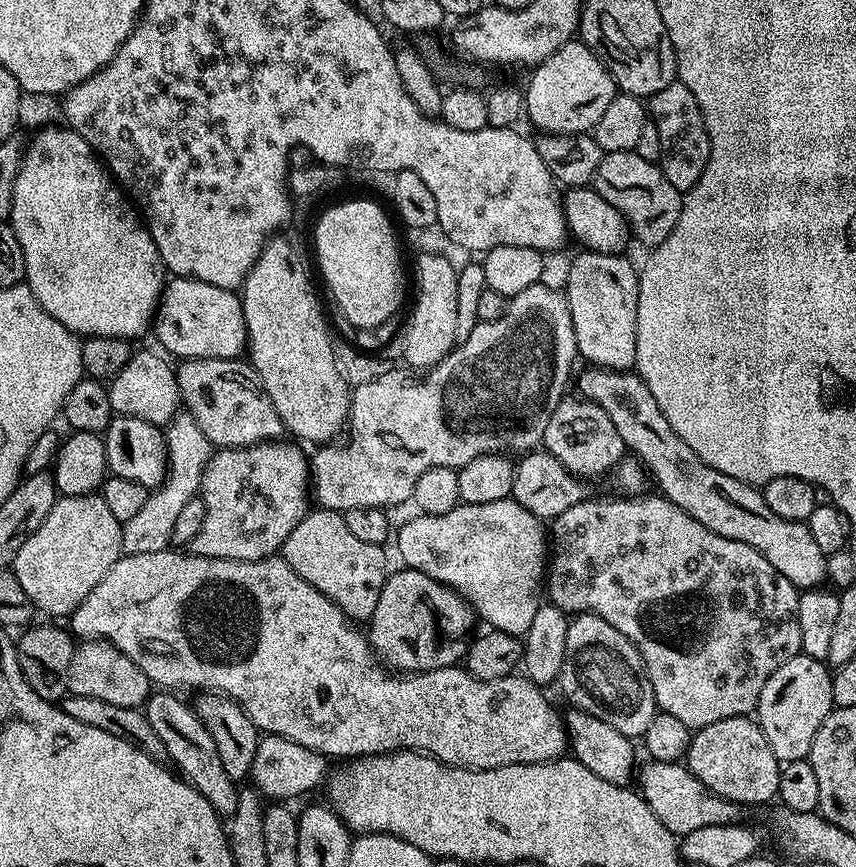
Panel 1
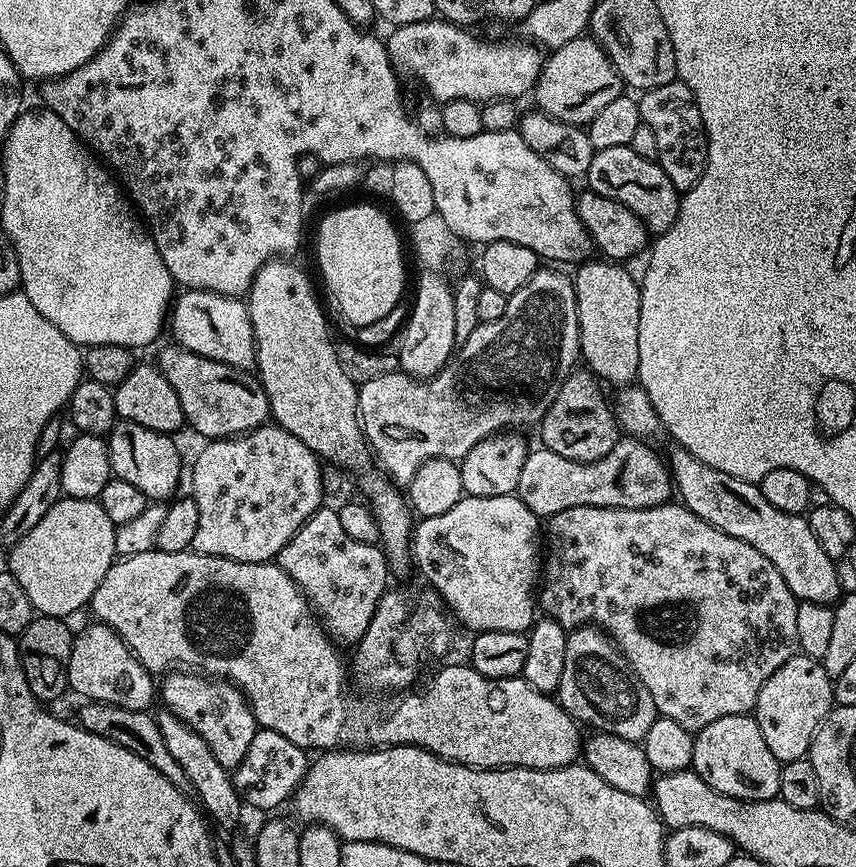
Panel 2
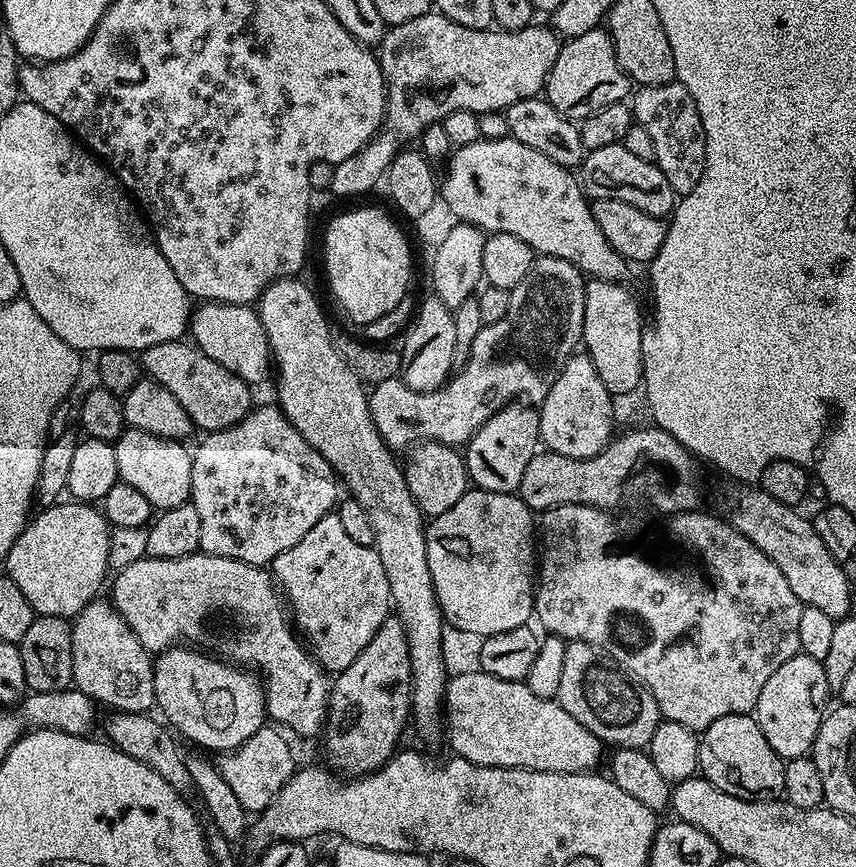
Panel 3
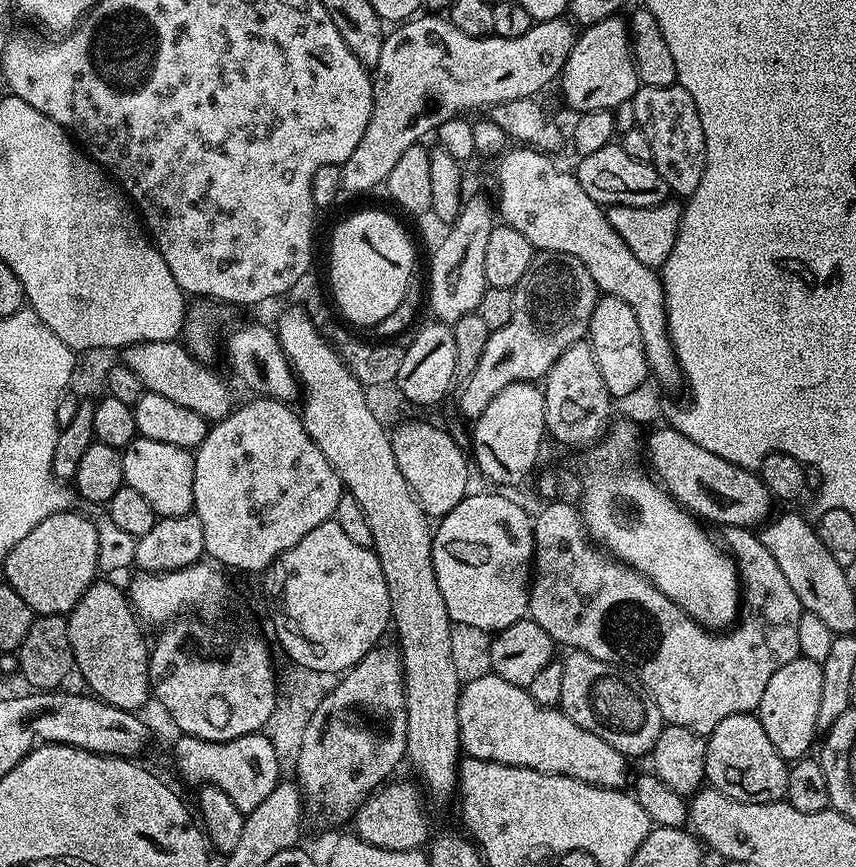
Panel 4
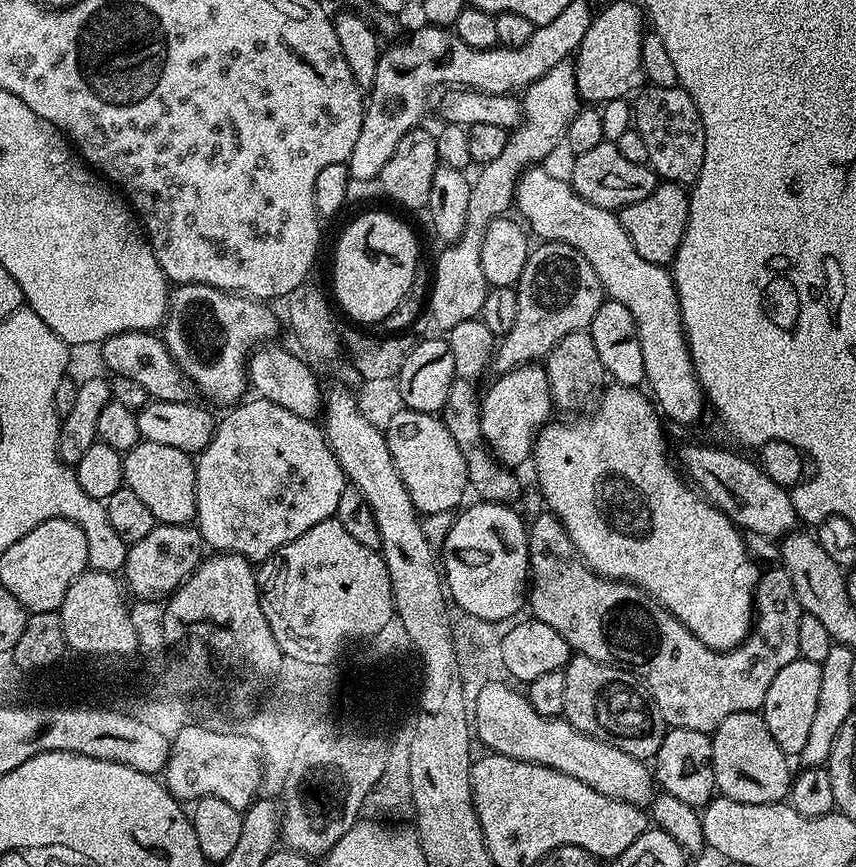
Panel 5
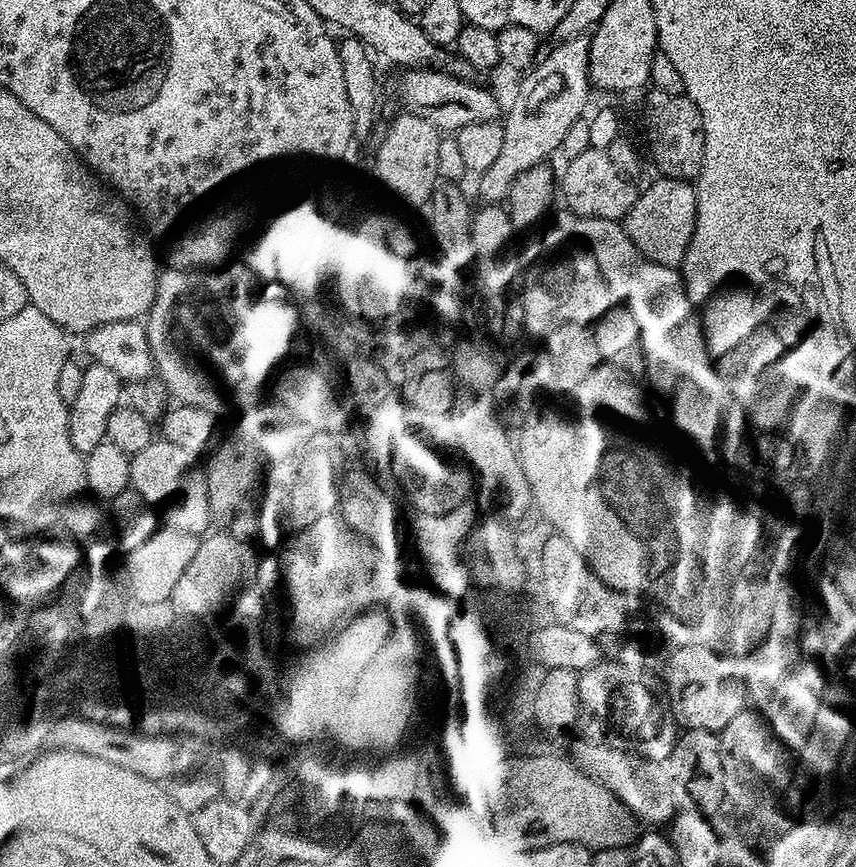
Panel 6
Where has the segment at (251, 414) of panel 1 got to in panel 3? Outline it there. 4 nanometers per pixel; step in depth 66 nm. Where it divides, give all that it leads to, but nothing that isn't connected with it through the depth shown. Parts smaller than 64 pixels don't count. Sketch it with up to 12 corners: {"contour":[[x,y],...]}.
{"contour":[[183,339],[145,348],[143,371],[197,429],[234,426],[253,389]]}

